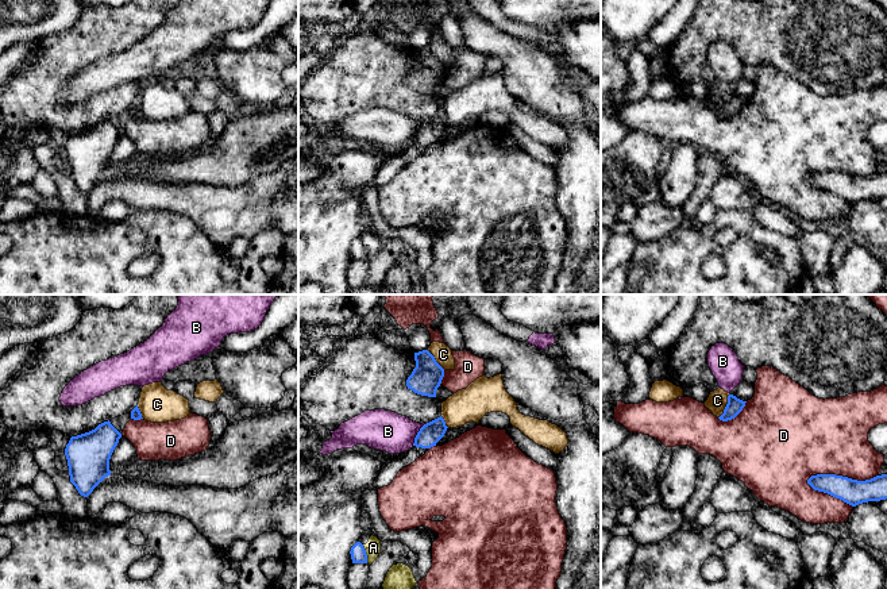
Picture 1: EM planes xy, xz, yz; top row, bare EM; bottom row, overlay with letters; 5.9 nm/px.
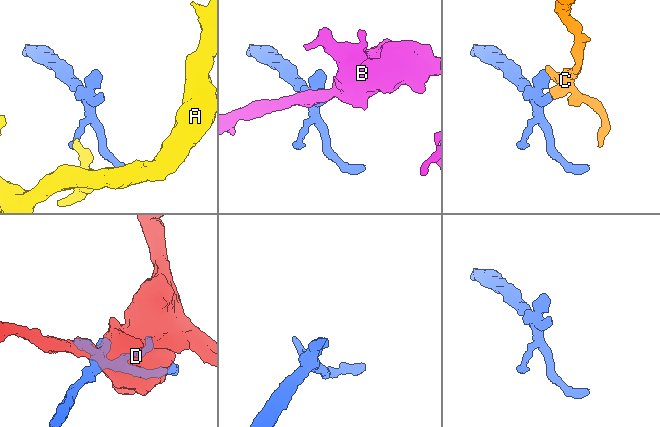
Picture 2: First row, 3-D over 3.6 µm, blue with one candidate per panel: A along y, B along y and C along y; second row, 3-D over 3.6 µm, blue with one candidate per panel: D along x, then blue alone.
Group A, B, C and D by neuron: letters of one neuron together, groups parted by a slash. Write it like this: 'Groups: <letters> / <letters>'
Groups: A / B / C / D

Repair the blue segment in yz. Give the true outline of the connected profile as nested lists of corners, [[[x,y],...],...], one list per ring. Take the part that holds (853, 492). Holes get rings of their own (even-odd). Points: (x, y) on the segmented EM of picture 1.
[[[817,474],[811,476],[807,484],[814,490],[828,493],[852,507],[887,498],[887,474],[876,476],[865,481],[836,474]]]

